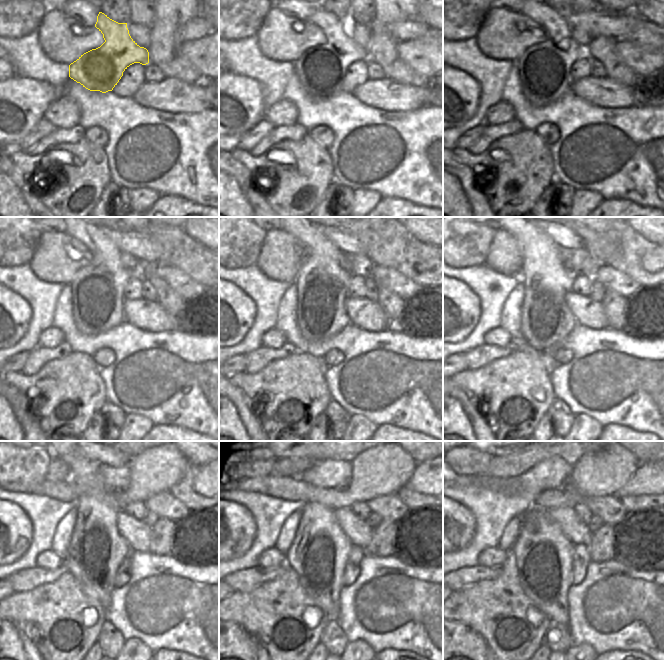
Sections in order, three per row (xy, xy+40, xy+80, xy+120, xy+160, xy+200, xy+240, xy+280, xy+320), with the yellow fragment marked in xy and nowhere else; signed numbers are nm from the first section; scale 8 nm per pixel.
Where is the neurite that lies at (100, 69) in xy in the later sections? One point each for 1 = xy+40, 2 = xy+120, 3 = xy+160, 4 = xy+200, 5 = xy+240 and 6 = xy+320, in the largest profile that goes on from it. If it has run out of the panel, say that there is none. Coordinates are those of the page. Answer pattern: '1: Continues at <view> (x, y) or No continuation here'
1: Continues at xy+40 (321, 70)
2: Continues at xy+120 (97, 289)
3: Continues at xy+160 (321, 282)
4: Continues at xy+200 (546, 321)
5: Continues at xy+240 (97, 549)
6: Continues at xy+320 (544, 556)

